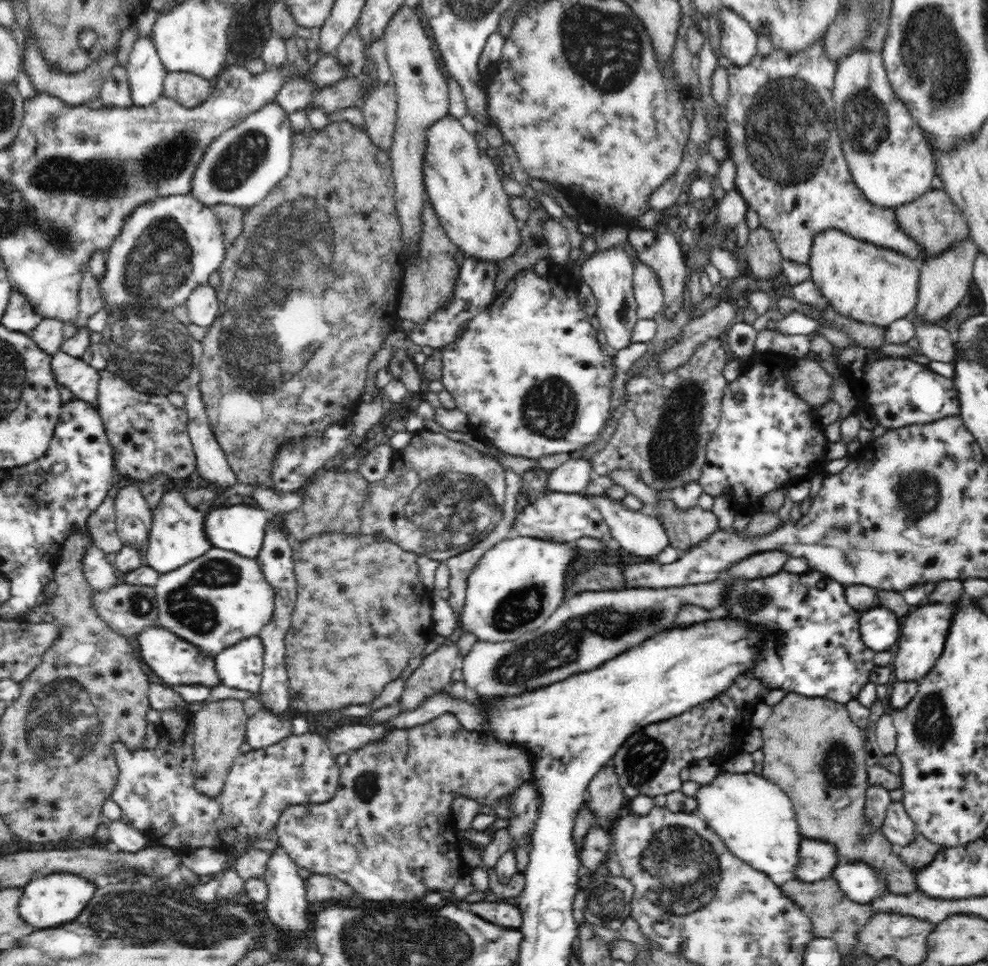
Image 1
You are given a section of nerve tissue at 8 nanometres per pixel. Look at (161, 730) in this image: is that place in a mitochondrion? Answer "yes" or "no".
no

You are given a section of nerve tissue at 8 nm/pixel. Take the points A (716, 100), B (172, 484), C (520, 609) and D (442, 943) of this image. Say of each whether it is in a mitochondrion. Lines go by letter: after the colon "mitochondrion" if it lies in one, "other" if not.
A: other
B: other
C: mitochondrion
D: mitochondrion

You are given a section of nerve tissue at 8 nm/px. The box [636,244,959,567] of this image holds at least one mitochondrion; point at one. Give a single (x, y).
(672, 447)

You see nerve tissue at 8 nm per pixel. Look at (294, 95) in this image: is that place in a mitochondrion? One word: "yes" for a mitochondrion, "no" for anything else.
no

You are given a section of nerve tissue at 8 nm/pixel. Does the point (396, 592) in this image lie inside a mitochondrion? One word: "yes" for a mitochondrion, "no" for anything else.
no

